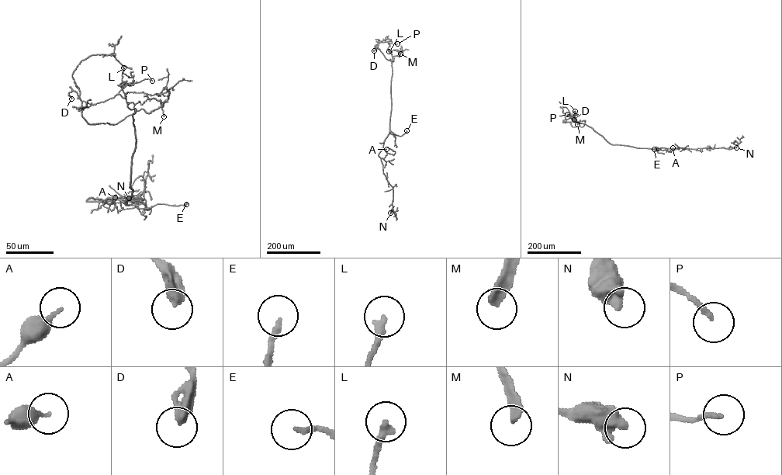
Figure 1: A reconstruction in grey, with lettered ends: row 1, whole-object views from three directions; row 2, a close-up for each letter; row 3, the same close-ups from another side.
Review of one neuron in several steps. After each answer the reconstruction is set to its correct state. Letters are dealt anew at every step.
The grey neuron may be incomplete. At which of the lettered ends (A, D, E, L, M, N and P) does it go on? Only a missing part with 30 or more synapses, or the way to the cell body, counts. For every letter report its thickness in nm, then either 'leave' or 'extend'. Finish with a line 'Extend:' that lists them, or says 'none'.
A: 320 nm thick; leave
D: 420 nm thick; leave
E: 190 nm thick; leave
L: 280 nm thick; extend
M: 280 nm thick; extend
N: 380 nm thick; leave
P: 170 nm thick; extend
Extend: L, M, P

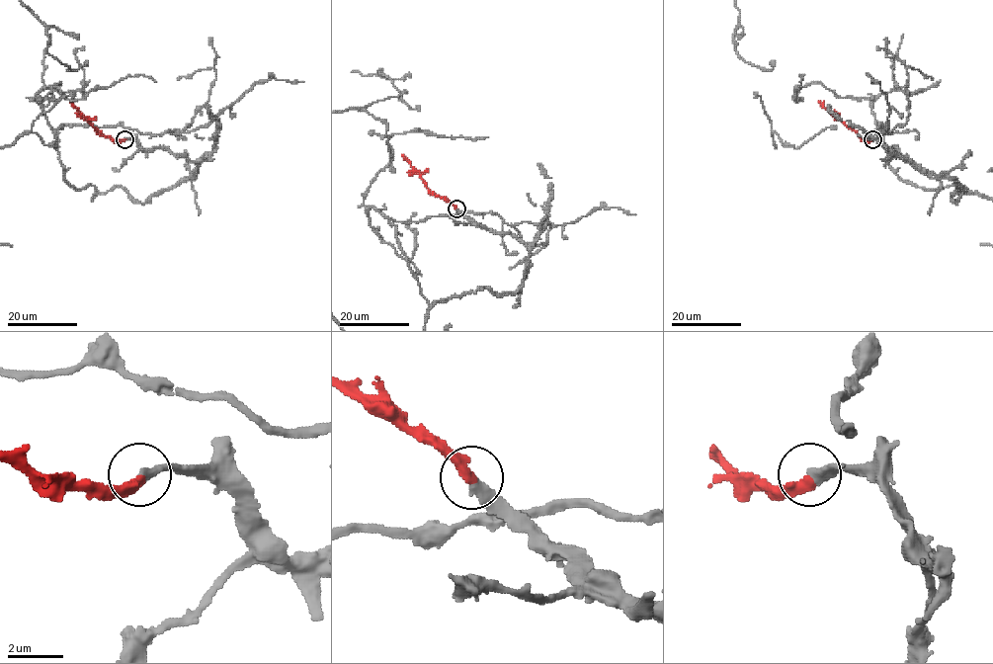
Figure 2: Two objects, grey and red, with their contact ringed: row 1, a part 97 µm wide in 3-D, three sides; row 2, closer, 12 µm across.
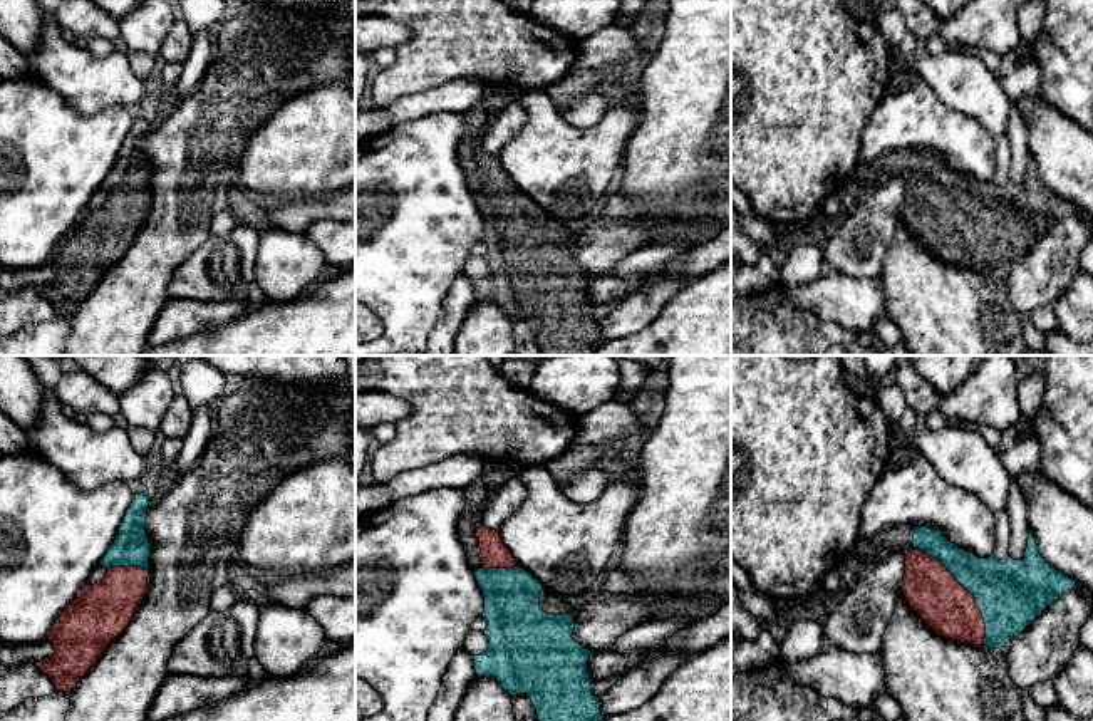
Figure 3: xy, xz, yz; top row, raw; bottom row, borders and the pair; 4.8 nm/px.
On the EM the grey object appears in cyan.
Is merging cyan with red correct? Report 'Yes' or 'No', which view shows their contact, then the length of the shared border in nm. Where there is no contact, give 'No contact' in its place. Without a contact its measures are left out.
Yes. Touches cyan in yz. Shared border 500 nm

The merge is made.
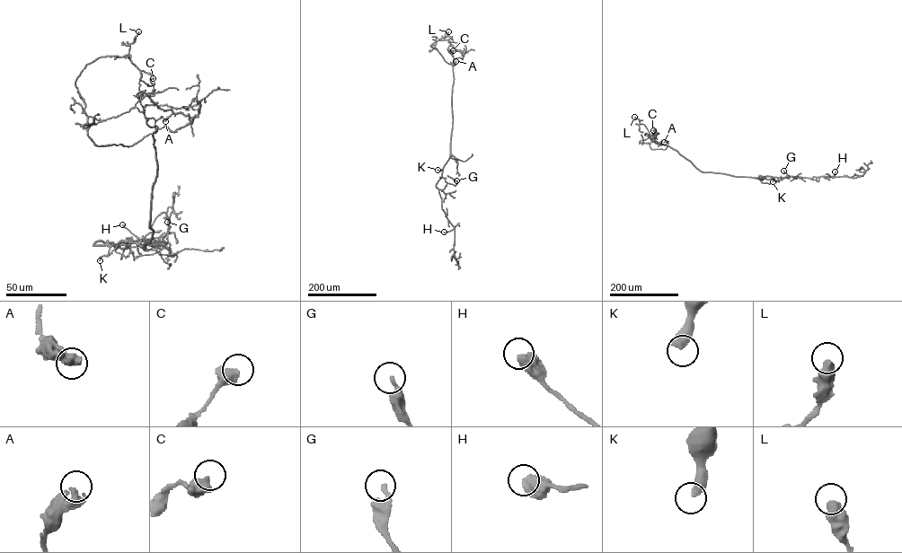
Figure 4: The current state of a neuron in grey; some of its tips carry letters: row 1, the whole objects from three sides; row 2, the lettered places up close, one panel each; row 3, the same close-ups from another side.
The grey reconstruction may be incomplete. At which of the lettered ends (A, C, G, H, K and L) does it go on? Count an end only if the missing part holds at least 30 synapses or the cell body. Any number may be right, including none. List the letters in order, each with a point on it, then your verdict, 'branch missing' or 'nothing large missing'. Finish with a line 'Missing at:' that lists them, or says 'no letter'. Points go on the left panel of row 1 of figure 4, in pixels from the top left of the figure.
A: (165, 121) | nothing large missing
C: (153, 78) | nothing large missing
G: (167, 222) | nothing large missing
H: (122, 224) | nothing large missing
K: (100, 260) | nothing large missing
L: (138, 31) | nothing large missing
Missing at: no letter

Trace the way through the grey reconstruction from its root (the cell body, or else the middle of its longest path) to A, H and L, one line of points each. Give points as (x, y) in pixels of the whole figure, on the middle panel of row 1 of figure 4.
A: (451, 133), (452, 65), (455, 61)
H: (451, 133), (450, 156), (436, 186), (442, 209), (454, 227), (444, 232)
L: (451, 133), (453, 65), (430, 46), (446, 36), (448, 31)

